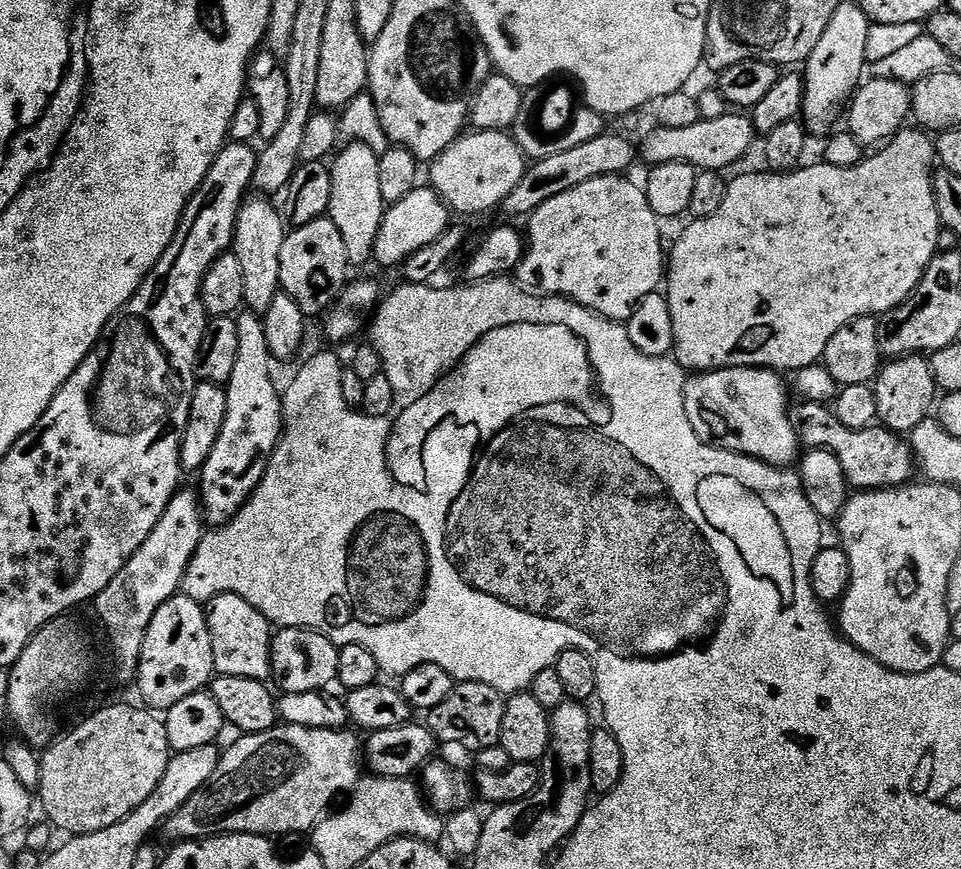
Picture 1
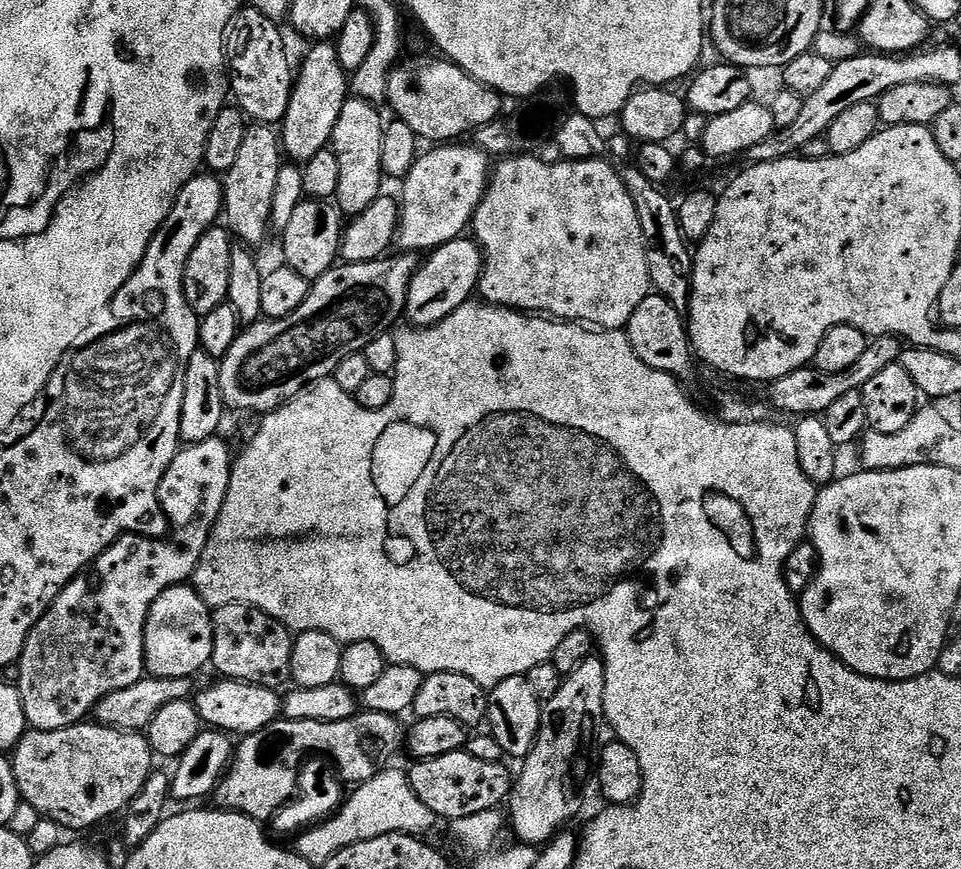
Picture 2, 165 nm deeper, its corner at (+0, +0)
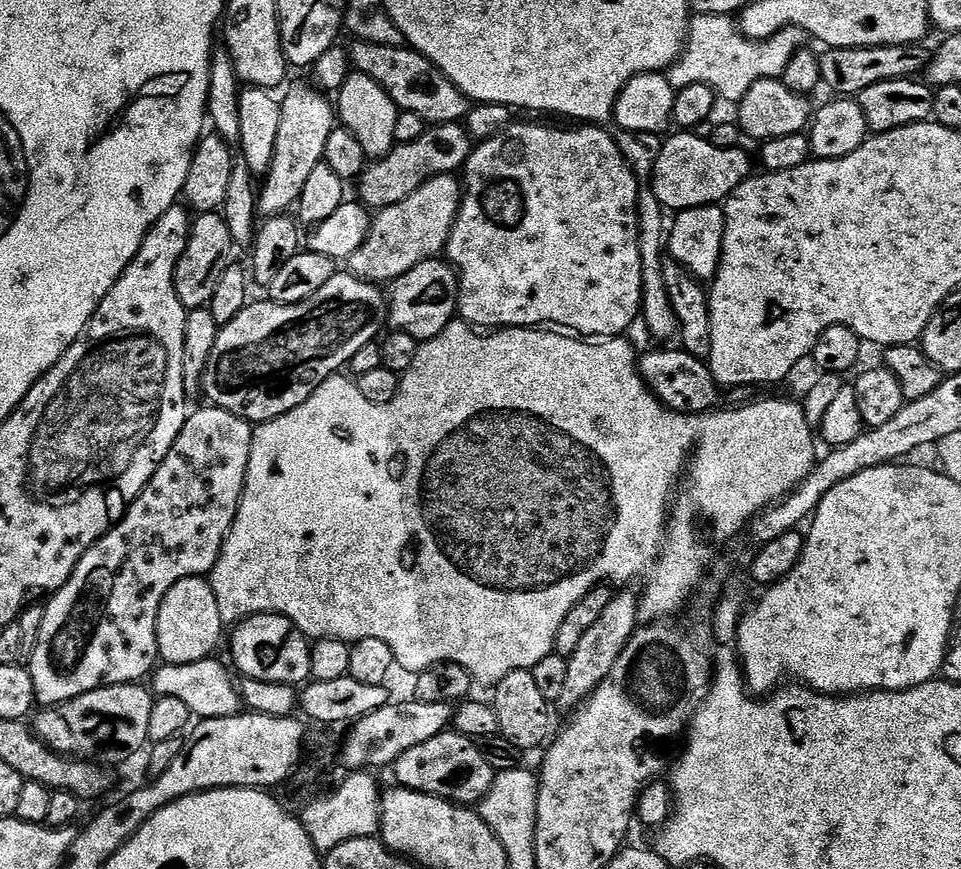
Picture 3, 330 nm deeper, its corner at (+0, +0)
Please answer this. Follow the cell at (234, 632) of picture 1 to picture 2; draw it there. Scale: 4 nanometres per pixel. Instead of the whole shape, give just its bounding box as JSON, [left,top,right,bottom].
[212,604,293,689]

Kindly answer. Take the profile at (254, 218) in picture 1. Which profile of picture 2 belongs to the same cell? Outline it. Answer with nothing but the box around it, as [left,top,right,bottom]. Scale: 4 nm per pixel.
[223,123,282,245]

